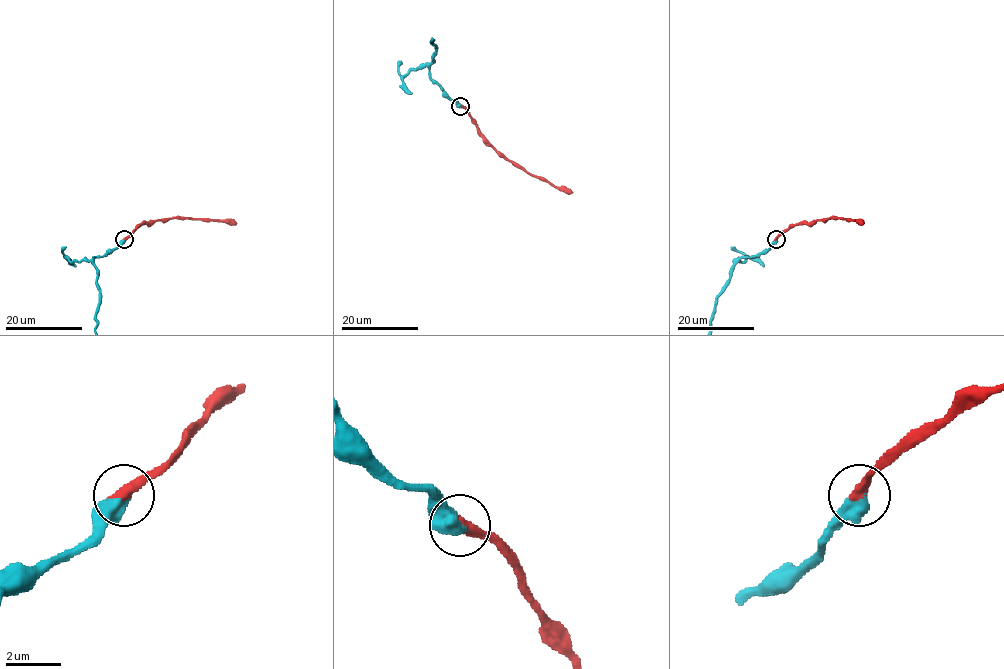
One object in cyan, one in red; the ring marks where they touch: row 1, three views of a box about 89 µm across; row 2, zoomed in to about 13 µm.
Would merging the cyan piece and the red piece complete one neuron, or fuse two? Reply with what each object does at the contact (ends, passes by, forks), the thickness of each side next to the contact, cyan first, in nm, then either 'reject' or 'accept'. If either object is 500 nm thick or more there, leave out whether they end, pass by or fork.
650/480 nm | accept

